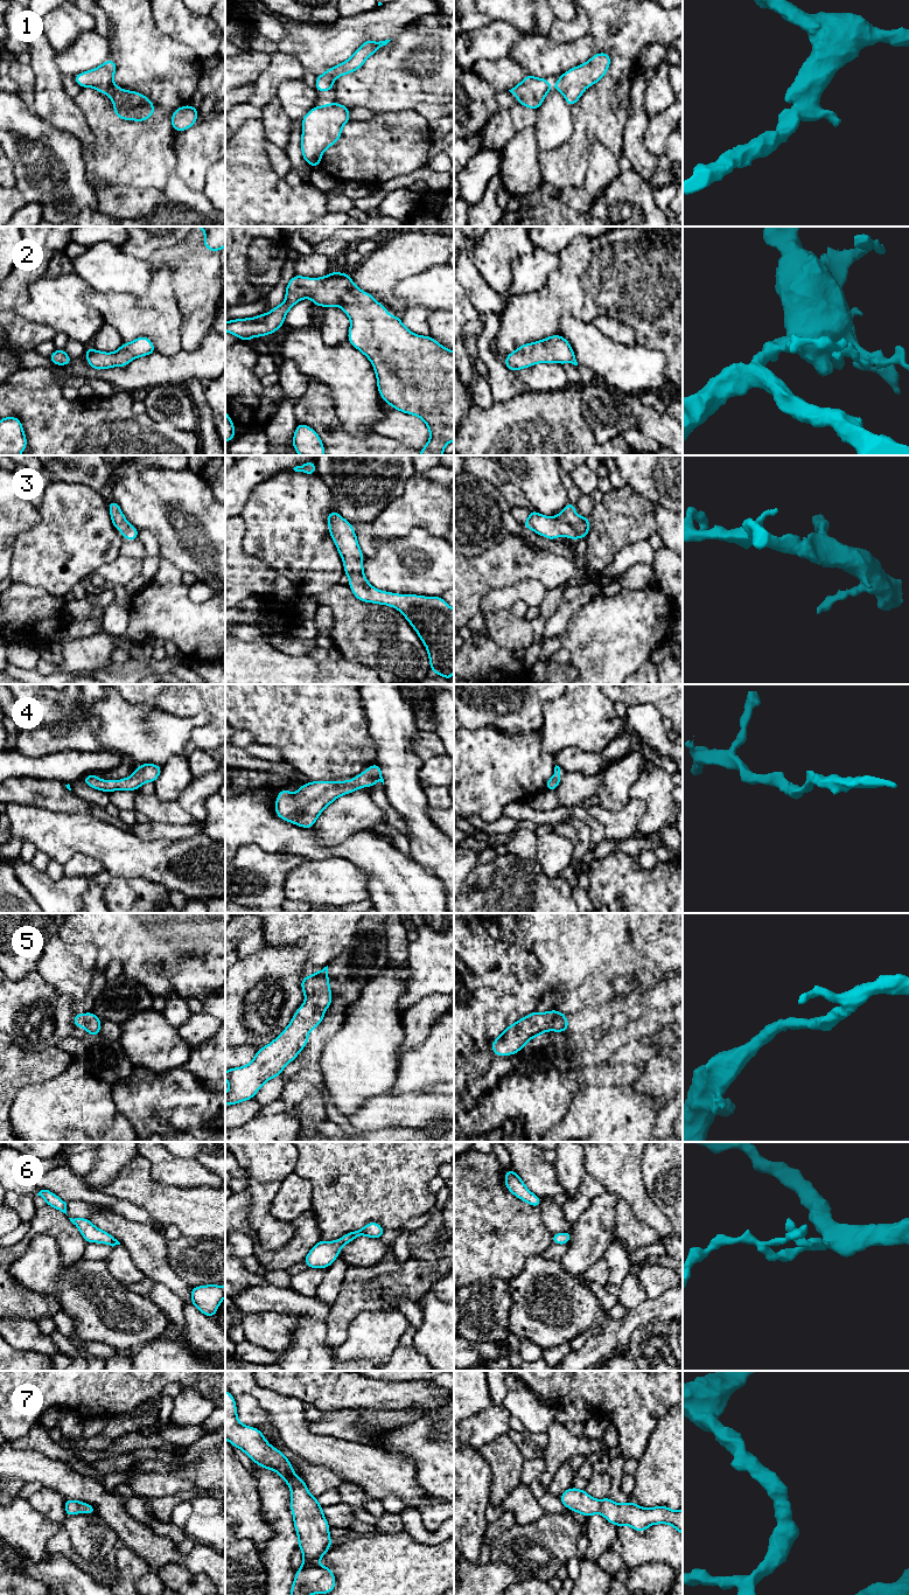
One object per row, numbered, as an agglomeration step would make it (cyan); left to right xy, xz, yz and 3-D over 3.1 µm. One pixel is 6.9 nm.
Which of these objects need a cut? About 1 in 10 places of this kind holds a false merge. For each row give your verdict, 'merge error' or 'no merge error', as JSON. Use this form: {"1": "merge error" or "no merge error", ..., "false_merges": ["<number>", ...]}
{"1": "no merge error", "2": "no merge error", "3": "no merge error", "4": "no merge error", "5": "no merge error", "6": "no merge error", "7": "no merge error", "false_merges": []}

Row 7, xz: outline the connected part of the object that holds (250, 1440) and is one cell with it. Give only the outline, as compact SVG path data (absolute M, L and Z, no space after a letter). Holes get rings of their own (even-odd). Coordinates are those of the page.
M225 1391L225 1439L258 1465L277 1471L291 1486L291 1511L299 1537L298 1547L303 1554L302 1567L295 1572L291 1595L306 1595L305 1589L312 1595L333 1591L336 1580L331 1568L317 1565L333 1545L330 1526L322 1516L323 1507L308 1492L306 1482L294 1474L286 1455L273 1448L260 1429L238 1421L235 1397L229 1391Z

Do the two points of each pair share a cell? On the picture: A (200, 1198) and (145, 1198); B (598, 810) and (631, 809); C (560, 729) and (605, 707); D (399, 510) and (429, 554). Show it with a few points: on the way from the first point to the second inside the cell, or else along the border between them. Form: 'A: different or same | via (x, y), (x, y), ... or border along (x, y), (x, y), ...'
A: same | via (186, 1198), (159, 1198)
B: same | via (606, 816), (623, 816)
C: same | via (571, 721), (594, 714)
D: different | border along (438, 537), (412, 528), (400, 537), (386, 540)

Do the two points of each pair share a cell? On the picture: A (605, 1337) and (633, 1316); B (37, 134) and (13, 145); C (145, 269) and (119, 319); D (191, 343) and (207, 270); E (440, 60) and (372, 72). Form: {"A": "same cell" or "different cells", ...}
{"A": "same cell", "B": "same cell", "C": "different cells", "D": "same cell", "E": "same cell"}

